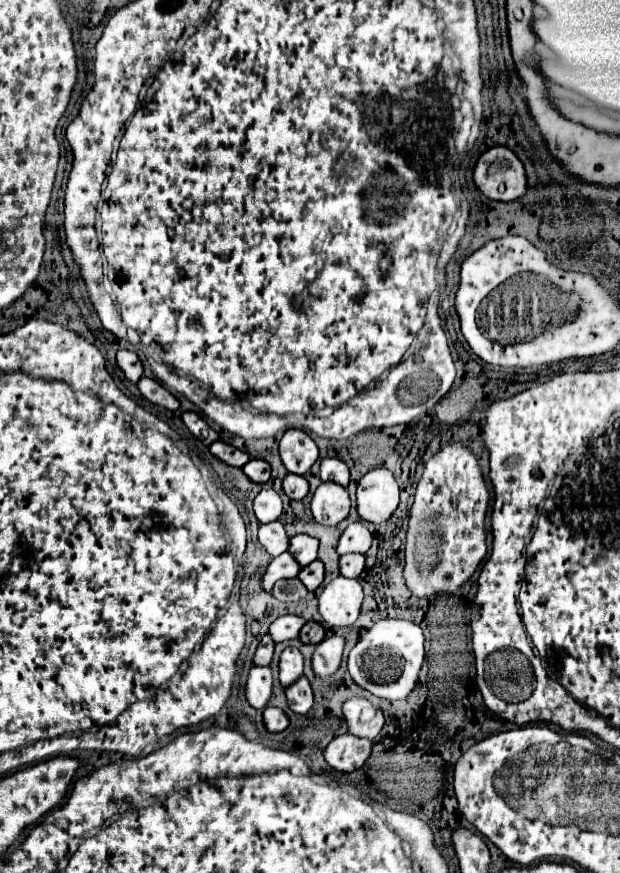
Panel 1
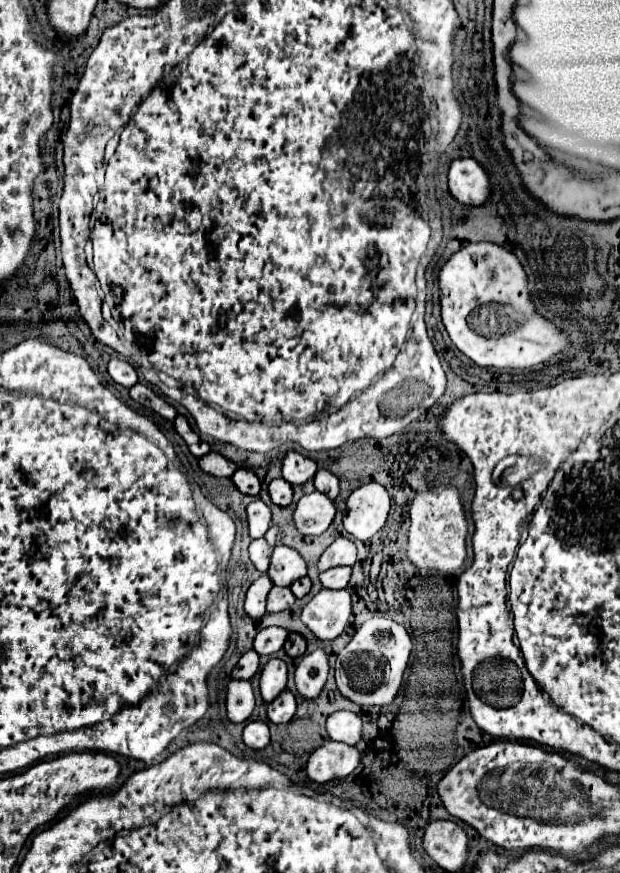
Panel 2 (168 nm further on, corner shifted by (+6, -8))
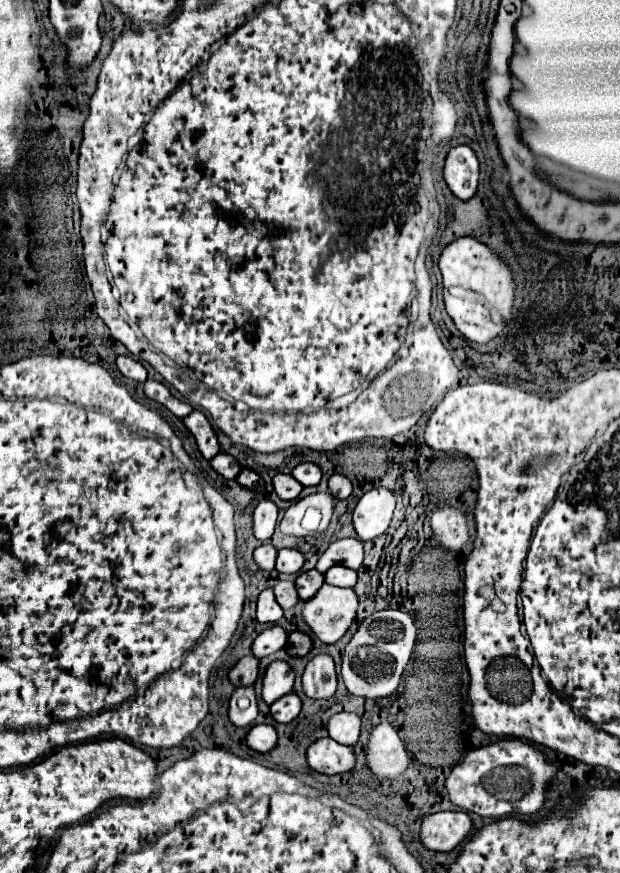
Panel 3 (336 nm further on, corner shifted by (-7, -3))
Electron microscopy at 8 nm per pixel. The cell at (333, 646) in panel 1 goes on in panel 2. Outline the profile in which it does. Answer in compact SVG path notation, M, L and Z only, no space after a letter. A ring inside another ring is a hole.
M323 650L305 654L295 670L297 692L307 700L317 698L325 686L327 674L329 674L329 660Z

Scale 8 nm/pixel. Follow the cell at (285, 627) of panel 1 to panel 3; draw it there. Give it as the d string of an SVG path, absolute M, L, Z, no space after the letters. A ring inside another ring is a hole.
M272 625L270 629L262 631L256 637L256 641L252 645L252 653L258 659L262 659L262 657L268 657L268 655L280 651L282 647L286 647L286 643L288 643L288 631L282 629L280 625Z

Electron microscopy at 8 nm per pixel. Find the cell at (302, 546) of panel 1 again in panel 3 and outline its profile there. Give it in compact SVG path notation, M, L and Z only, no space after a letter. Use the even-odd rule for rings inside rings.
M280 549L278 551L278 559L276 559L276 569L280 573L300 573L304 567L304 555L296 549Z

